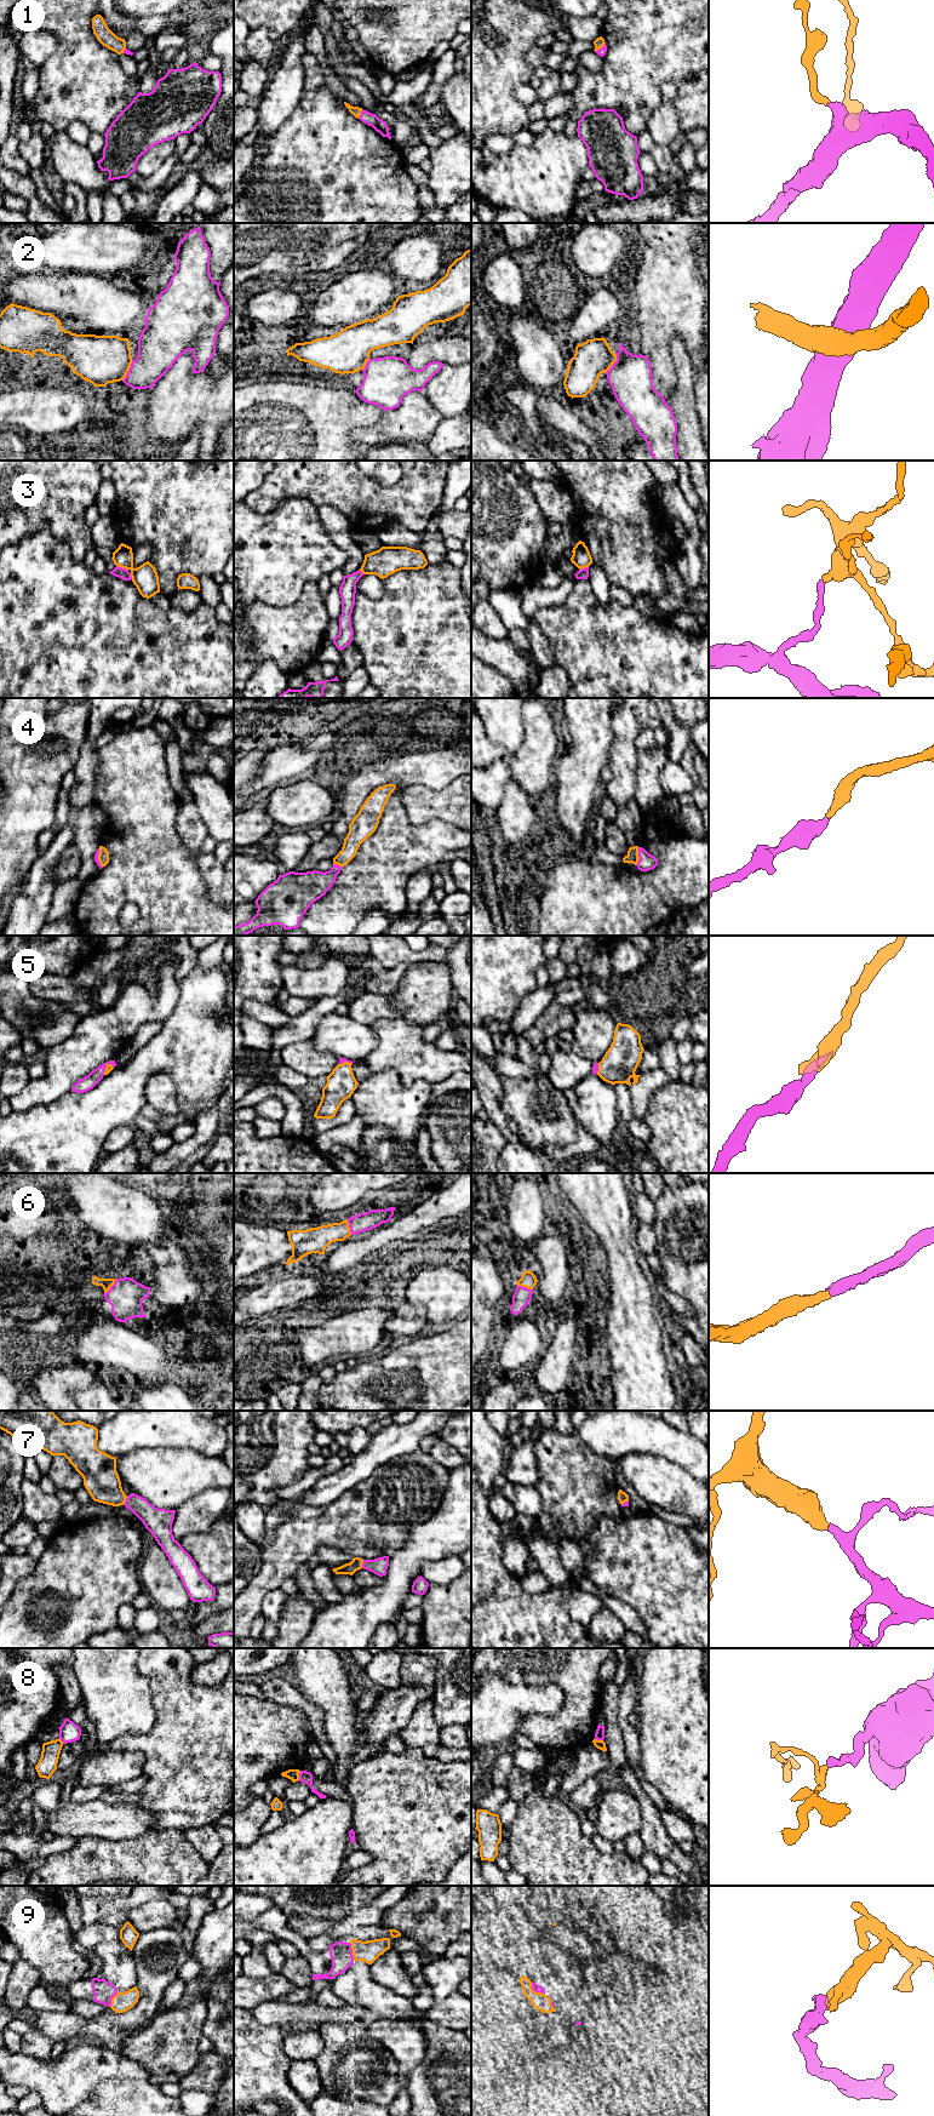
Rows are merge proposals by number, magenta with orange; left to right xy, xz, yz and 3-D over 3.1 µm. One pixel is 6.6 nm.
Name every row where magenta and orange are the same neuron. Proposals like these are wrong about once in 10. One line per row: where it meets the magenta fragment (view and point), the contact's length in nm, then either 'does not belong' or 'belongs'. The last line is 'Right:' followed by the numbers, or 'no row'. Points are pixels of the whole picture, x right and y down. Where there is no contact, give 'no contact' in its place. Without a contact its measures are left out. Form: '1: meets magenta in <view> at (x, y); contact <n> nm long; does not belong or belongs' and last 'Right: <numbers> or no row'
1: meets magenta in xz at (361, 114); contact 70 nm long; belongs
2: meets magenta in xy at (129, 371); contact 160 nm long; belongs
3: meets magenta in xy at (121, 567); contact 90 nm long; does not belong
4: meets magenta in yz at (639, 856); contact 120 nm long; belongs
5: meets magenta in xy at (105, 1067); contact 90 nm long; belongs
6: meets magenta in xz at (349, 1227); contact 110 nm long; belongs
7: meets magenta in xy at (126, 1500); contact 70 nm long; belongs
8: meets magenta in xz at (299, 1776); contact 70 nm long; does not belong
9: meets magenta in yz at (536, 1991); contact 130 nm long; belongs
Right: 1, 2, 4, 5, 6, 7, 9

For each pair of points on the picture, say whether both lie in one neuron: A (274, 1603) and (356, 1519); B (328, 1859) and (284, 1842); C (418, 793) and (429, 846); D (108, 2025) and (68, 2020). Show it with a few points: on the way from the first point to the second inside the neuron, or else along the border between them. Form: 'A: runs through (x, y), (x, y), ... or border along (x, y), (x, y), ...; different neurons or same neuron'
A: border along (279, 1588), (265, 1595), (262, 1602), (262, 1612); different neurons
B: runs through (317, 1849), (294, 1849); same neuron
C: border along (402, 805), (413, 824), (435, 821), (452, 824); different neurons
D: runs through (98, 2025), (78, 2025); same neuron

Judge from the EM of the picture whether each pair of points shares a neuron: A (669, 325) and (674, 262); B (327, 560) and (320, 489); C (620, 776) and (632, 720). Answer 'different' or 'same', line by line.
A: same
B: different
C: same

